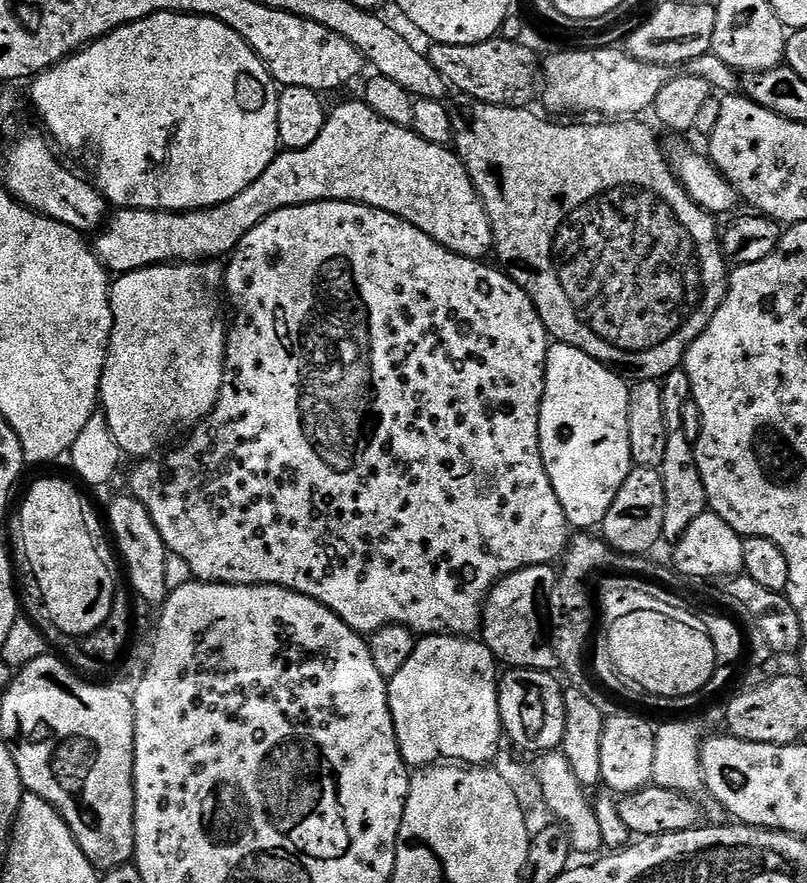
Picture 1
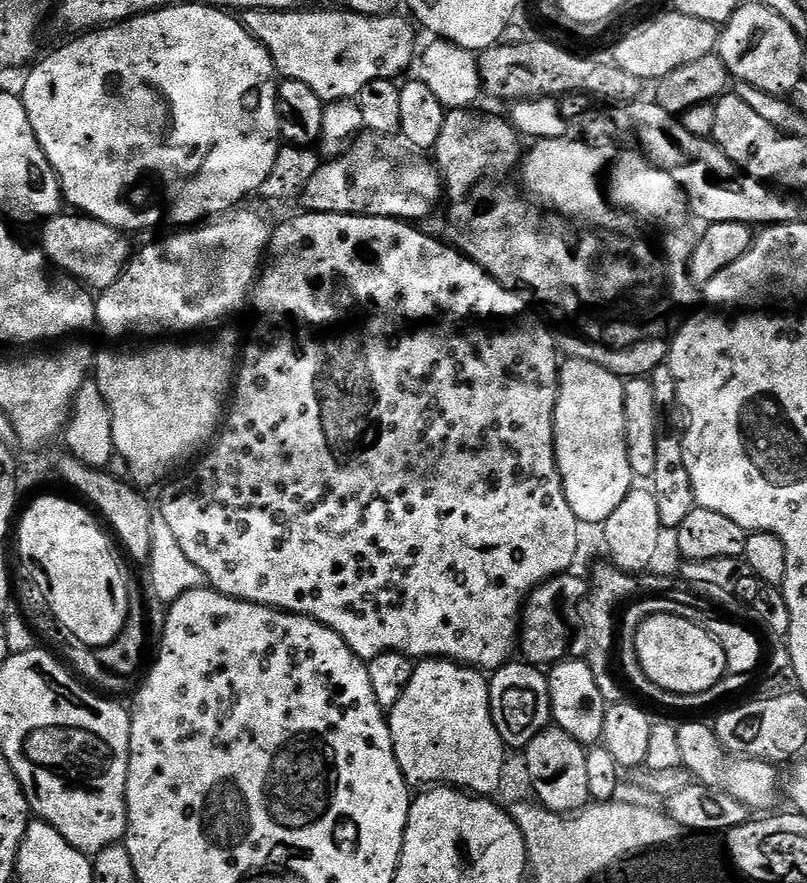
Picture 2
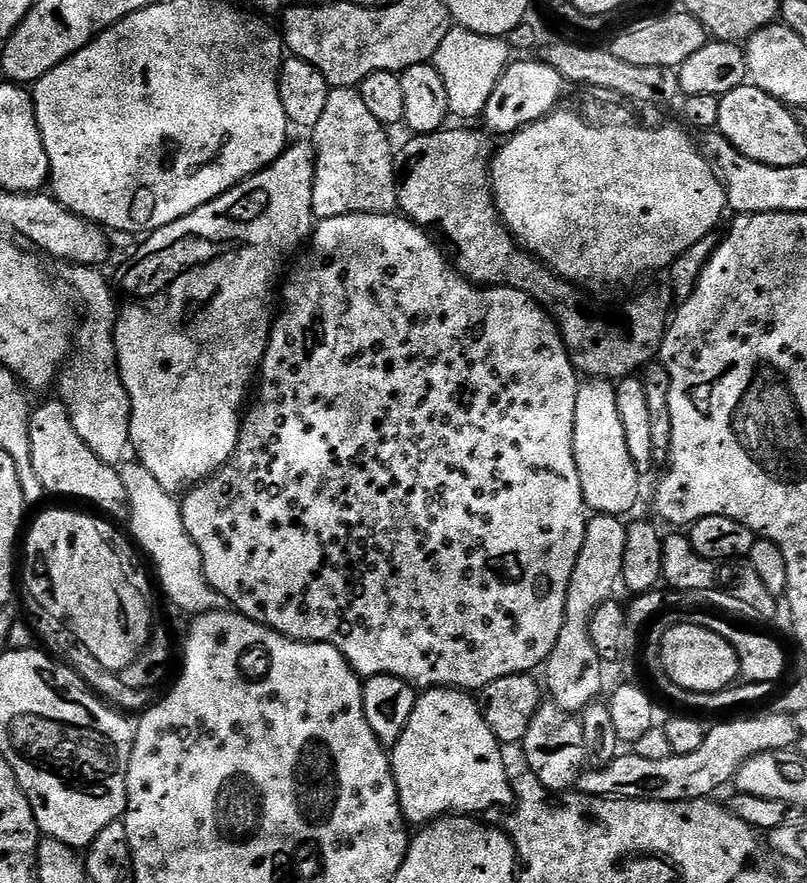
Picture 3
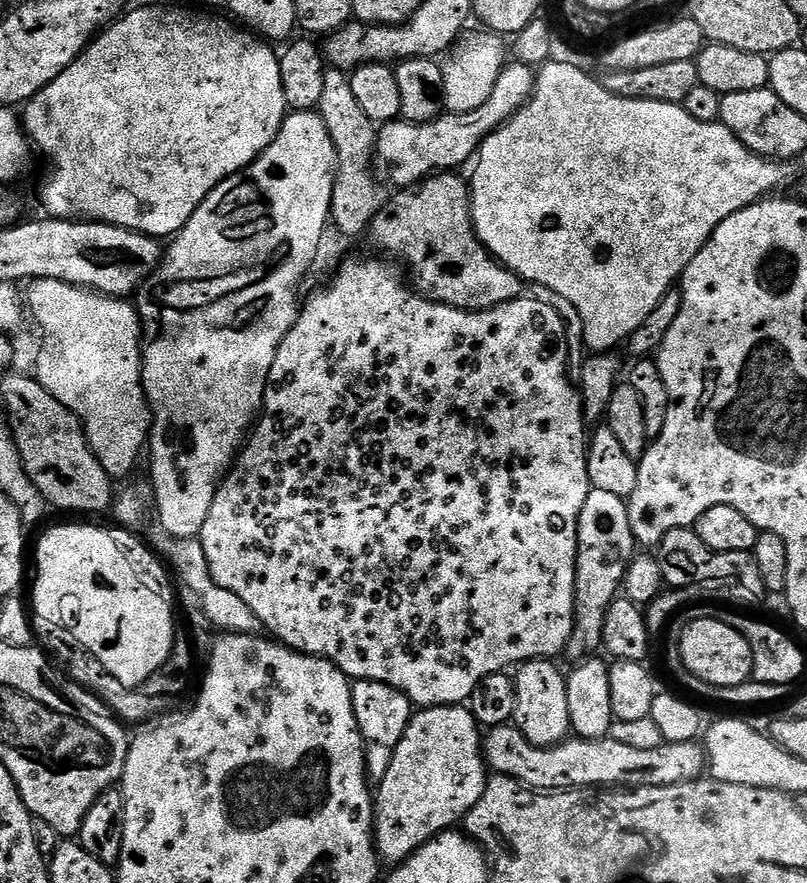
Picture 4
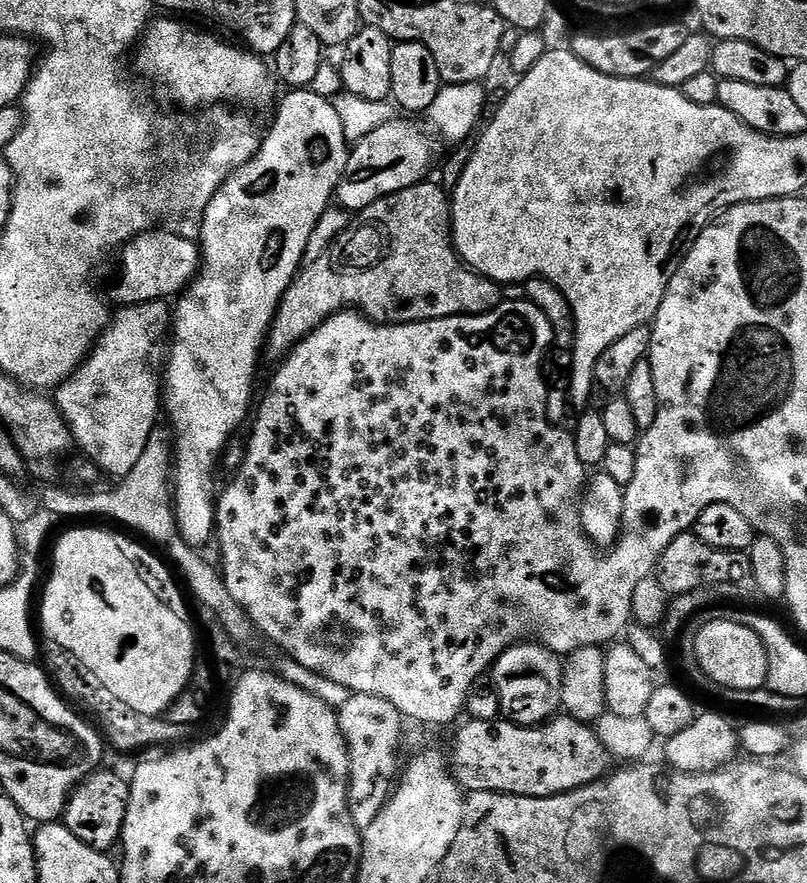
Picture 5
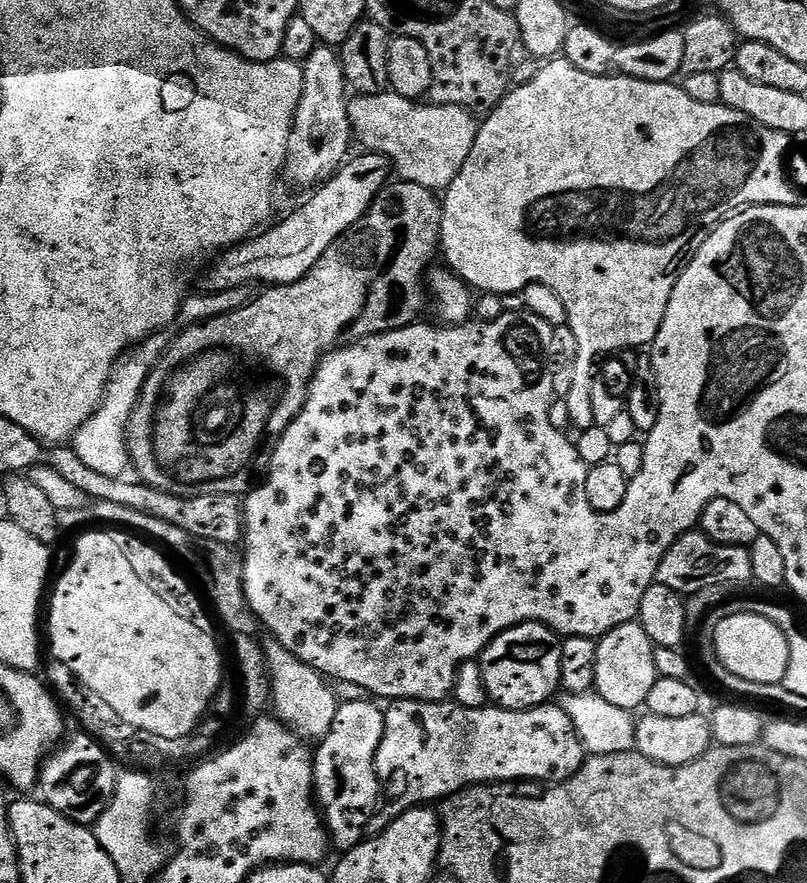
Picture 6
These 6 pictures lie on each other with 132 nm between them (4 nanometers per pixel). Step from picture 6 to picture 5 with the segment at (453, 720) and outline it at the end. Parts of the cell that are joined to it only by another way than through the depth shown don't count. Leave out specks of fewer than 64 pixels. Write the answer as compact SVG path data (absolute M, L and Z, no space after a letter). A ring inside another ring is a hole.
M557 714L543 724L514 724L507 718L469 719L456 732L450 767L465 793L505 792L546 798L573 792L609 775L610 757L592 724Z

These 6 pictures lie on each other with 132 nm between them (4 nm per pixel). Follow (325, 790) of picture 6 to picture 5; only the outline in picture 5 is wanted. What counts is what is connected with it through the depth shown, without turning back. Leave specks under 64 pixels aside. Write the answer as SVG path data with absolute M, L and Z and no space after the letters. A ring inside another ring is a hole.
M361 692L353 694L346 706L339 708L338 715L350 754L348 809L357 828L363 830L370 826L370 822L374 822L374 818L378 818L382 806L386 806L392 794L394 781L398 776L396 751L400 748L400 731L403 730L405 721L394 702L386 702L386 698Z

